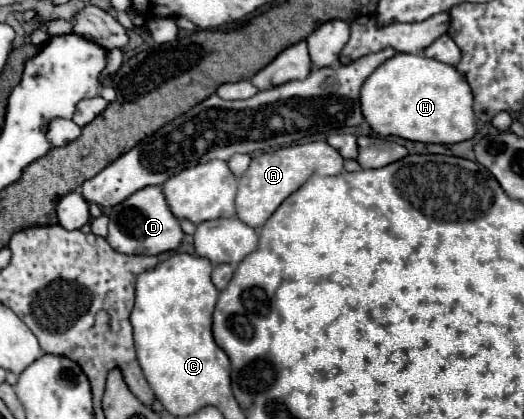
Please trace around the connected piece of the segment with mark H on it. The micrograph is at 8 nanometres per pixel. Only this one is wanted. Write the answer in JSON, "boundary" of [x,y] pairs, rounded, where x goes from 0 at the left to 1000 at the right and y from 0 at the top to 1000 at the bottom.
{"boundary":[[[758,126],[754,136],[739,141],[731,155],[723,155],[693,198],[689,208],[689,260],[697,274],[697,289],[719,313],[723,322],[754,322],[784,337],[803,341],[876,341],[891,337],[906,322],[906,274],[903,274],[903,222],[891,198],[891,189],[853,150],[842,150],[834,141],[819,141],[811,131],[792,126]]]}

